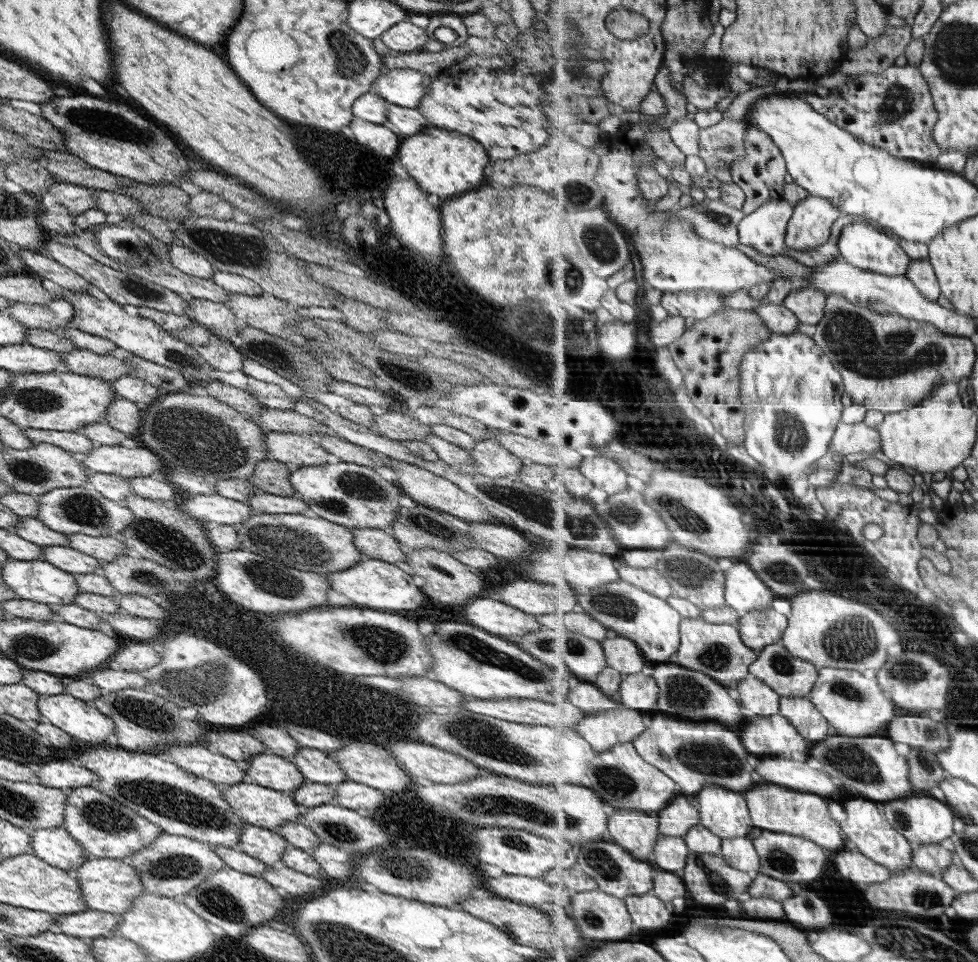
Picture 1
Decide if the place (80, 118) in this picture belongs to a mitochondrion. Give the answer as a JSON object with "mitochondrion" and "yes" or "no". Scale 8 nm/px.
{"mitochondrion":"yes"}

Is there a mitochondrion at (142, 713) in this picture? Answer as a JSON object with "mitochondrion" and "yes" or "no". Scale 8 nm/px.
{"mitochondrion":"yes"}

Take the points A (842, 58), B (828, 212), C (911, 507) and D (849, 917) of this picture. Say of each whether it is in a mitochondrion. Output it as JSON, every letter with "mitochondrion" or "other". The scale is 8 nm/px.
{"A":"other","B":"other","C":"other","D":"other"}

